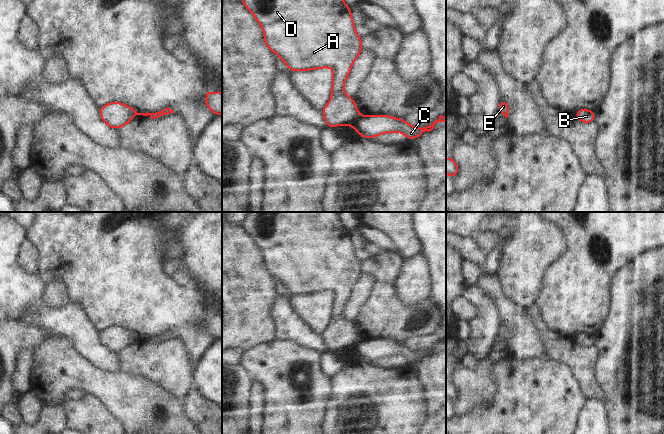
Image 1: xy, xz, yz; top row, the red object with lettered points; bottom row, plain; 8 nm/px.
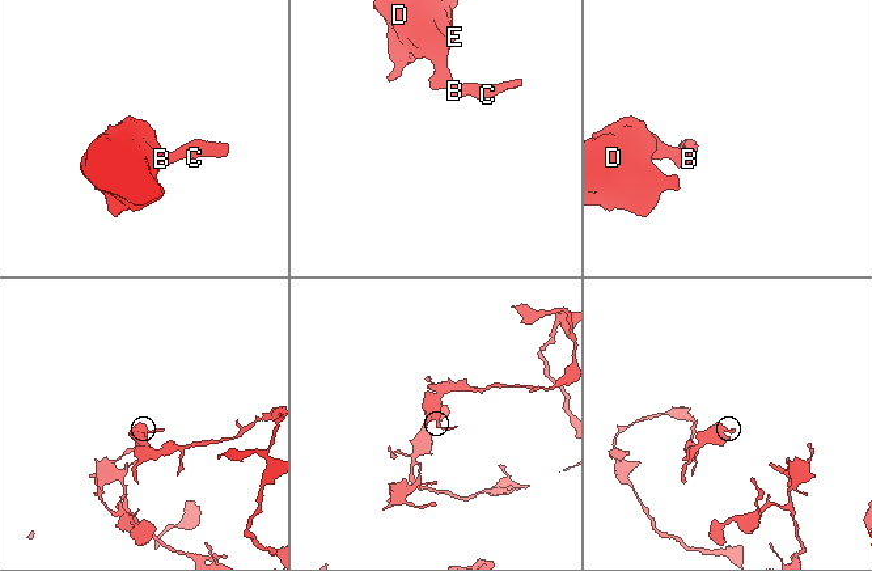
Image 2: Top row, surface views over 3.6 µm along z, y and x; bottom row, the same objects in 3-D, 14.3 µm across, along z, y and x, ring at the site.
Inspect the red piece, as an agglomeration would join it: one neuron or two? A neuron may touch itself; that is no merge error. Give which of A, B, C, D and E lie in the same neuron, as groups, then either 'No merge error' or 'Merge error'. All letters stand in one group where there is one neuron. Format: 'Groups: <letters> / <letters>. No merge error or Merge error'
Groups: A D E / B C. Merge error.

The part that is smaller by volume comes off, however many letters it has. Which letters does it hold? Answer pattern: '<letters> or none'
B, C

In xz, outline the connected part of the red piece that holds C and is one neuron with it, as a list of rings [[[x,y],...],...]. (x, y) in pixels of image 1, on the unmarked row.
[[[387,339],[361,340],[352,350],[361,361],[376,361],[388,356],[401,356],[407,363],[415,363],[427,355],[432,355],[438,346],[445,346],[446,341],[440,339],[439,343],[434,345],[430,350],[416,352],[406,347],[402,342],[397,343]]]

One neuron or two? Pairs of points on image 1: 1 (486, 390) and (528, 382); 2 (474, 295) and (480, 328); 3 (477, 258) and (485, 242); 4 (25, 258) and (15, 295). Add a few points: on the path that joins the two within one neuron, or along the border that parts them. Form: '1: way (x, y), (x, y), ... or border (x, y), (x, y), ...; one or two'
1: border (491, 365), (496, 390), (489, 402), (478, 404); two
2: way (482, 303), (482, 320); one
3: border (461, 237), (469, 237), (485, 255); two
4: border (23, 244), (19, 264), (28, 271), (37, 271); two

